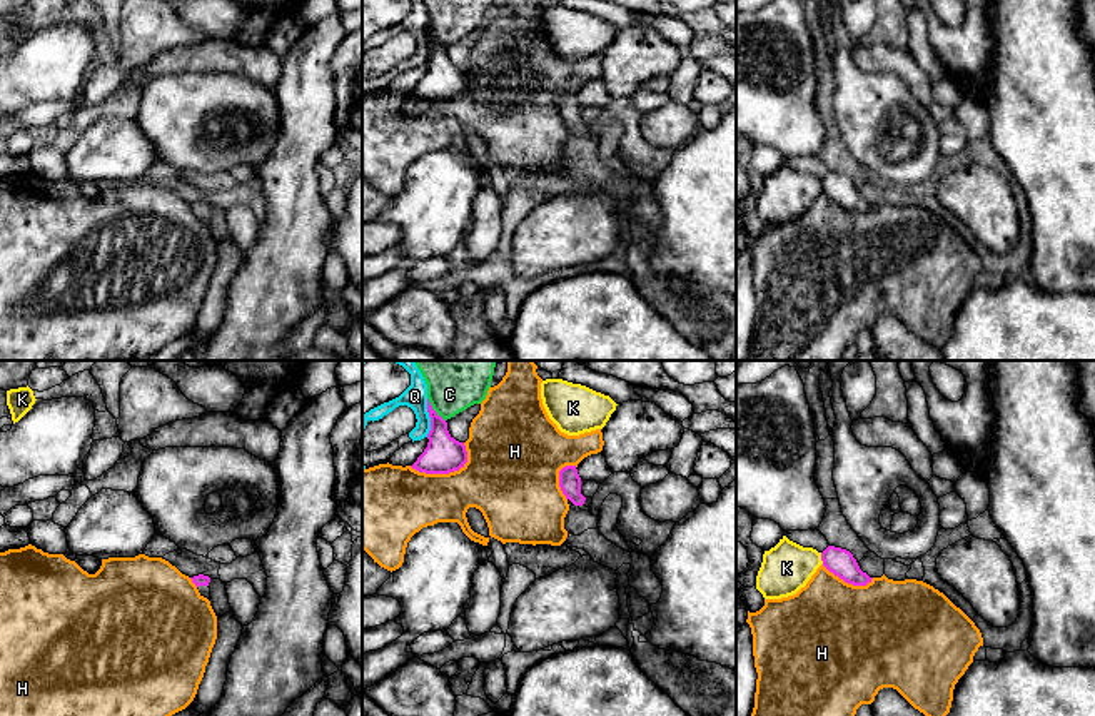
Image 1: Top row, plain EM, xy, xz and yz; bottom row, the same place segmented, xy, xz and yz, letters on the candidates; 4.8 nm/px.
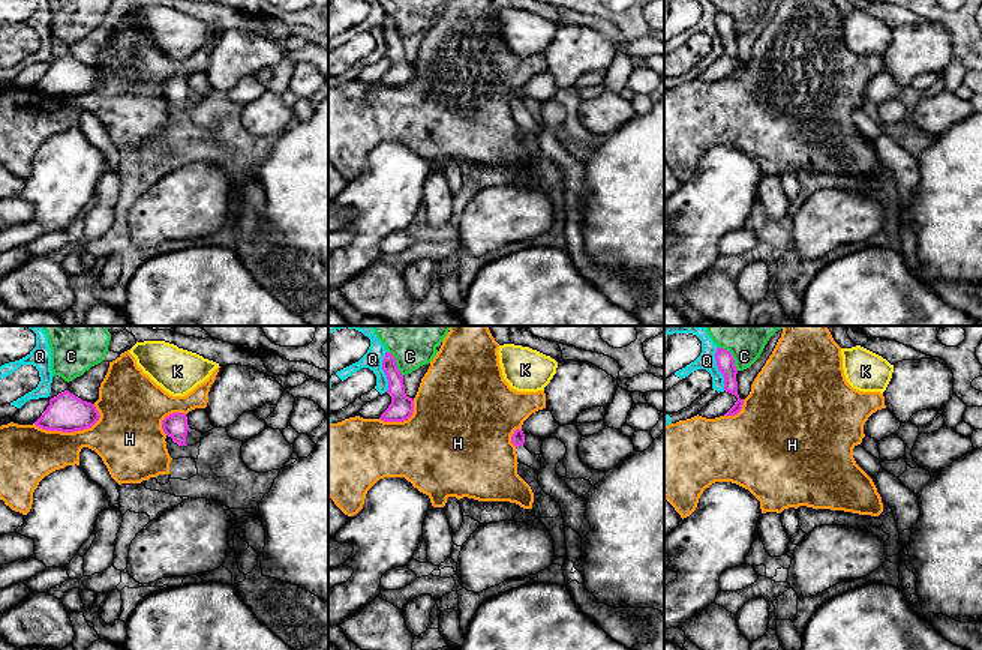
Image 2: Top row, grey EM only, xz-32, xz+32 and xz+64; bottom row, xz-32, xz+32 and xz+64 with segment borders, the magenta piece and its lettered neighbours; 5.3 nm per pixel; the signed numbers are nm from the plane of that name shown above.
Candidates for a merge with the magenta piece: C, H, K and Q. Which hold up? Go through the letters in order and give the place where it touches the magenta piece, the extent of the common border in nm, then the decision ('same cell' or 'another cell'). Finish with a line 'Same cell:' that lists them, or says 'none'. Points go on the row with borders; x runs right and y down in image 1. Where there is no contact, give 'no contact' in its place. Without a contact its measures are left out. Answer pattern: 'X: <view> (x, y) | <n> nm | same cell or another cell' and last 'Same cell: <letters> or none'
C: xz (433, 409) | 150 nm | another cell
H: xz (443, 473) | 300 nm | another cell
K: yz (822, 558) | 60 nm | another cell
Q: xz (429, 416) | 180 nm | another cell
Same cell: none

